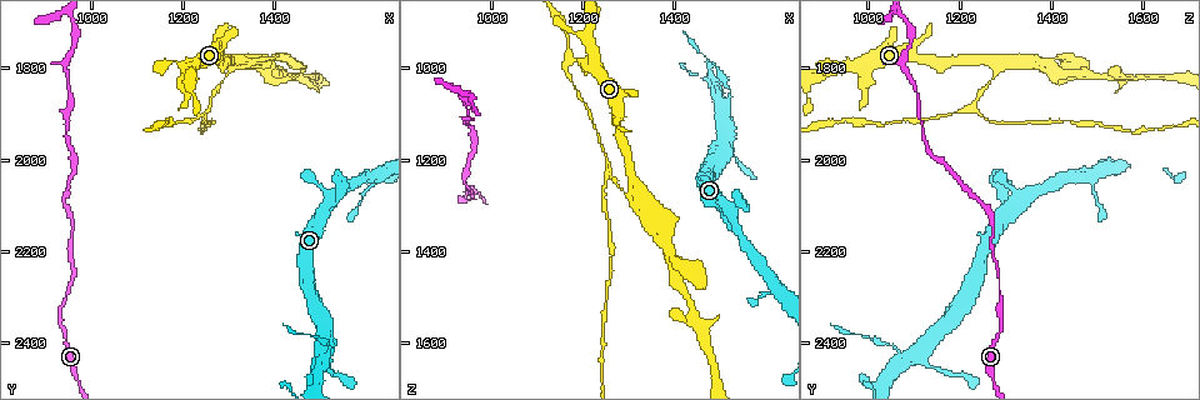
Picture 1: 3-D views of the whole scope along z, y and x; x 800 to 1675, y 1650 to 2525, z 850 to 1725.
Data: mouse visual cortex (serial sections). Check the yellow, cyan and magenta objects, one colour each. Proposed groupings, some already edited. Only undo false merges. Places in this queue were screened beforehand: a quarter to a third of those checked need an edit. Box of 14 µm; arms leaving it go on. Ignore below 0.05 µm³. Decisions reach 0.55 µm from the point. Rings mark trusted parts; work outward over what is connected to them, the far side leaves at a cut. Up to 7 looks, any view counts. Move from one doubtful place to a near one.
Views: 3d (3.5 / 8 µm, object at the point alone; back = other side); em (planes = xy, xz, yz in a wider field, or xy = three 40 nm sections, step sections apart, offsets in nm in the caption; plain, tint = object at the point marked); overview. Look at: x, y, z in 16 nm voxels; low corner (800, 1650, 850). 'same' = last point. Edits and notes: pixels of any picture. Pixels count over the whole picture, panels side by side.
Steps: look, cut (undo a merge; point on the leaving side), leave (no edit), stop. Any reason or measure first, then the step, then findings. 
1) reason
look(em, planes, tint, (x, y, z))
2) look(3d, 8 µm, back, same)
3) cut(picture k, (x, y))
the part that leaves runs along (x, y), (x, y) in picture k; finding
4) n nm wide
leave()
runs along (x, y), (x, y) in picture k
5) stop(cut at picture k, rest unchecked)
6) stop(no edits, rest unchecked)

look(3d, 3.5 µm, (945, 1785, 1075))

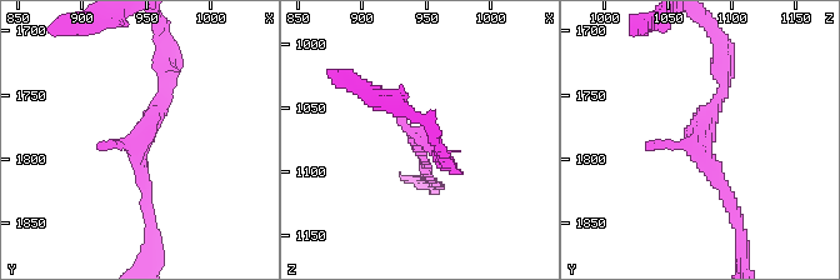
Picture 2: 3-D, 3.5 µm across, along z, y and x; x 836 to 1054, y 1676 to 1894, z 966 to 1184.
shape alone is not enough
look(em, planes, tint, (946, 1788, 1072))

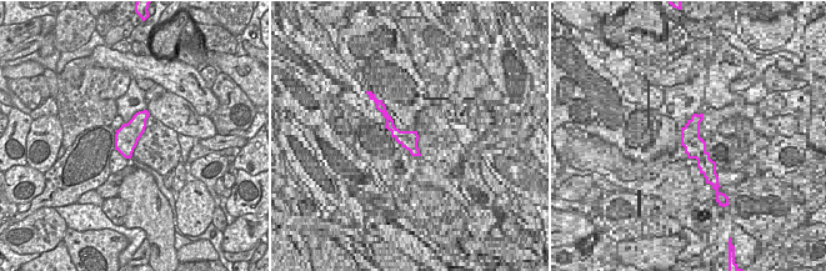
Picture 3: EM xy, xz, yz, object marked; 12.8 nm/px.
leave()
runs along (736, 214), (695, 141), (720, 95), (720, 69) in picture 2; all the same cell

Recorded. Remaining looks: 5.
abrupt turn
look(3d, 3.5 µm, (1325, 1785, 1275))

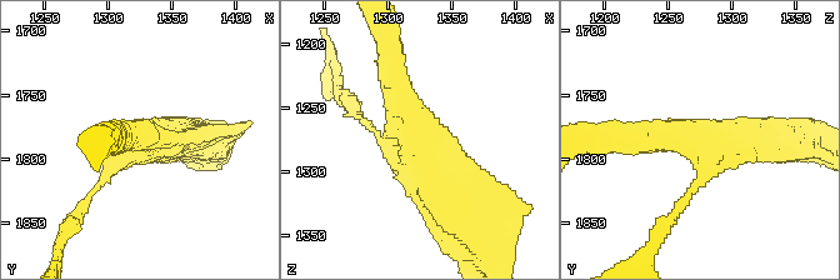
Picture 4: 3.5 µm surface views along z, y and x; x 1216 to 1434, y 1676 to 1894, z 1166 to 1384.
3 arms; arms of 100, 350, 500 nm
look(em, xy, step 5, tint, (1320, 1786, 1278))

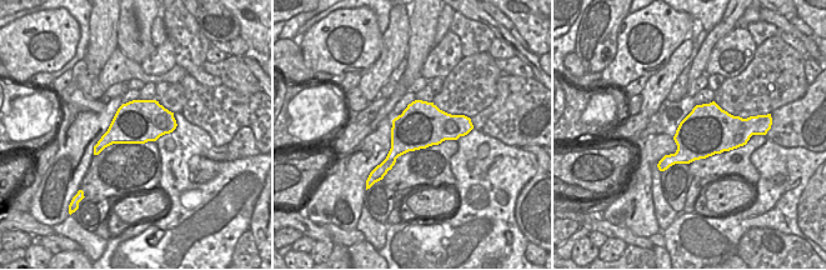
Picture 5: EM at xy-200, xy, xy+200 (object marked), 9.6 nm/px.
look(em, xy, step 3, tint, same)

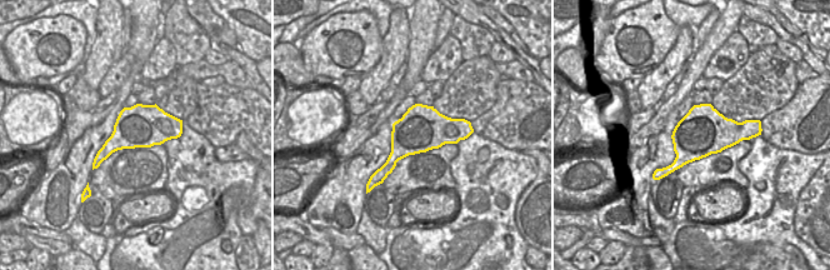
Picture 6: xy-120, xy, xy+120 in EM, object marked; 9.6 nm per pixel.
leave()
one cell here

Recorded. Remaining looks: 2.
branch point
look(3d, 8 µm, (1260, 1890, 1225))

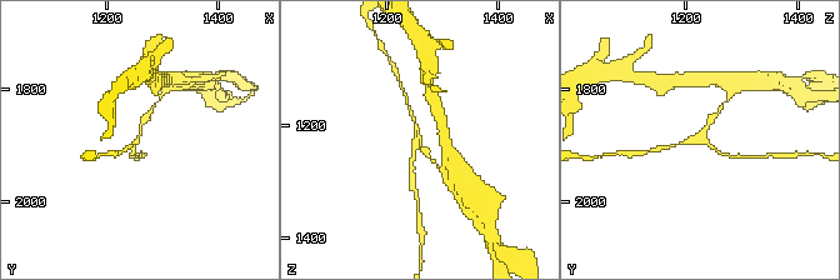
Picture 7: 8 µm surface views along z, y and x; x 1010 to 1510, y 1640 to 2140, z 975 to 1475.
3 arms; arms of 150, 150, 150 nm; need the tissue
look(em, xy, step 3, tint, (1265, 1885, 1225))

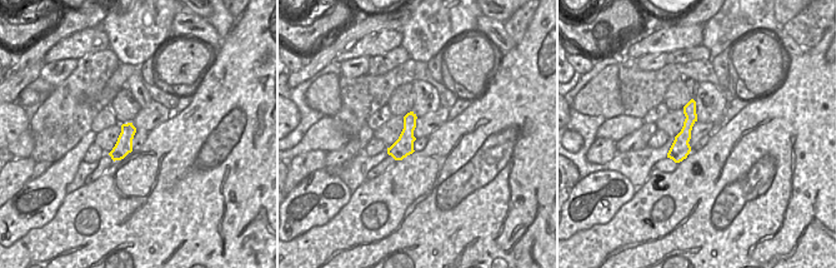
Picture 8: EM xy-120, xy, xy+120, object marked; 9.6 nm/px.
cut(picture 7, (691, 141))
the part that leaves runs along (708, 126), (690, 143), (664, 148) in picture 7; two cells meet here

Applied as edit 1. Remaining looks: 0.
stop(cut at picture 7, rest unchecked)

